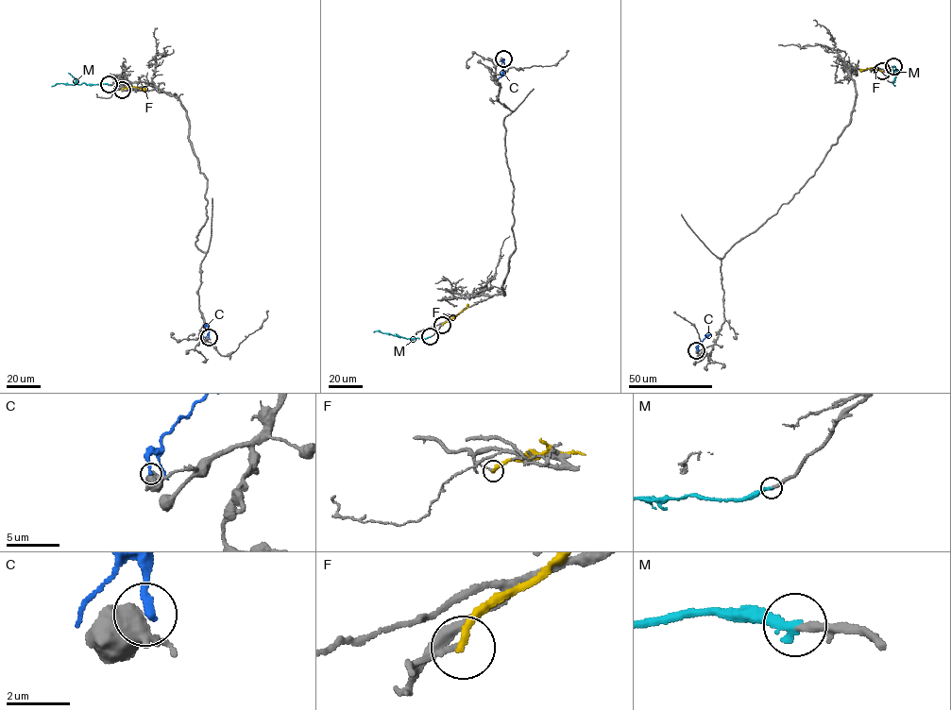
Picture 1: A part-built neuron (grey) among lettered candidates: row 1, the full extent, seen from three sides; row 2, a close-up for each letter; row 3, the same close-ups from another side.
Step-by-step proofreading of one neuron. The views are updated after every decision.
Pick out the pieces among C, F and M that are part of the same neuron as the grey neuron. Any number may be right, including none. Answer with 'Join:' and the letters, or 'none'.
Join: M

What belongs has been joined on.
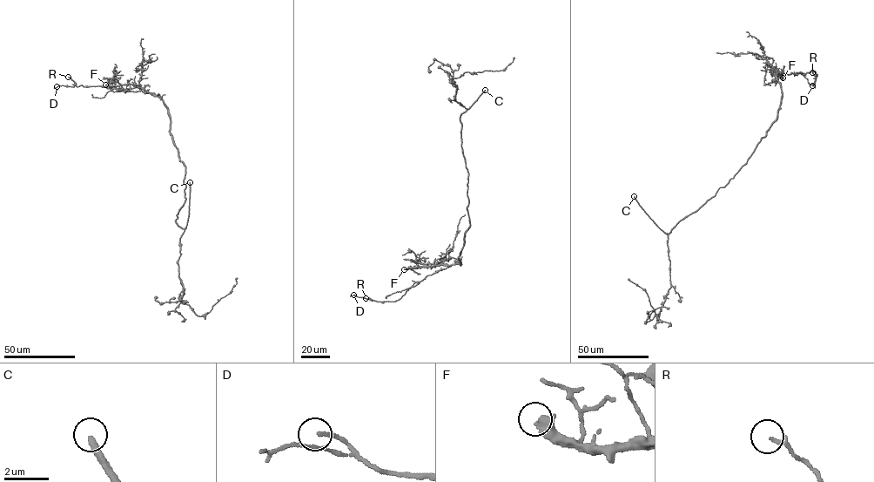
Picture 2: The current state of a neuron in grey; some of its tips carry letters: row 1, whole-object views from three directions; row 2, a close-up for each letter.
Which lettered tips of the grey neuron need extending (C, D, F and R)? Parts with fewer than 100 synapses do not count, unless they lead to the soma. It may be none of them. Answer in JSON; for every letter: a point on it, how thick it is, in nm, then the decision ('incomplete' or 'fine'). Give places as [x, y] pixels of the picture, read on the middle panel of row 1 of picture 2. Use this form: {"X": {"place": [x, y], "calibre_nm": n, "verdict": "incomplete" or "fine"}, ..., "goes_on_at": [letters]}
{"C": {"place": [485, 90], "calibre_nm": 320, "verdict": "incomplete"}, "D": {"place": [353, 295], "calibre_nm": 130, "verdict": "fine"}, "F": {"place": [404, 269], "calibre_nm": 480, "verdict": "incomplete"}, "R": {"place": [366, 298], "calibre_nm": 140, "verdict": "fine"}, "goes_on_at": ["C", "F"]}

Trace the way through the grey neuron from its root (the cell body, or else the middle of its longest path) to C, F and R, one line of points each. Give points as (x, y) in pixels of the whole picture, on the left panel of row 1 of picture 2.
C: (184, 193), (185, 200), (175, 221), (184, 228), (189, 216), (190, 182)
F: (184, 193), (185, 167), (179, 160), (170, 132), (170, 118), (163, 101), (136, 84), (105, 84)
R: (184, 193), (185, 167), (170, 132), (170, 118), (163, 101), (154, 93), (141, 91), (77, 86), (68, 77)

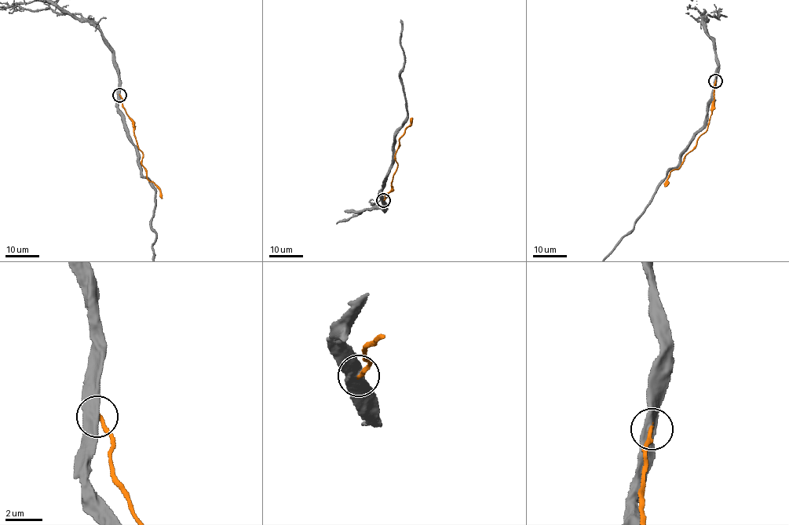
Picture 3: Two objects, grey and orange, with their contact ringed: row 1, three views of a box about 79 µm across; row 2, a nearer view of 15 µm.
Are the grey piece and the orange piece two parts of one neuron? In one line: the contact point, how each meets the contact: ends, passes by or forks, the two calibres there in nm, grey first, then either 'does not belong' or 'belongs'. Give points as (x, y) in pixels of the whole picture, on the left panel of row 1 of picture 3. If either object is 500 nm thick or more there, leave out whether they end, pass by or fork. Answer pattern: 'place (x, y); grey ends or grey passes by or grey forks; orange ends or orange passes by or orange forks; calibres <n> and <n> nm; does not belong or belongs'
place (119, 95); calibres 500 and 200 nm; does not belong

